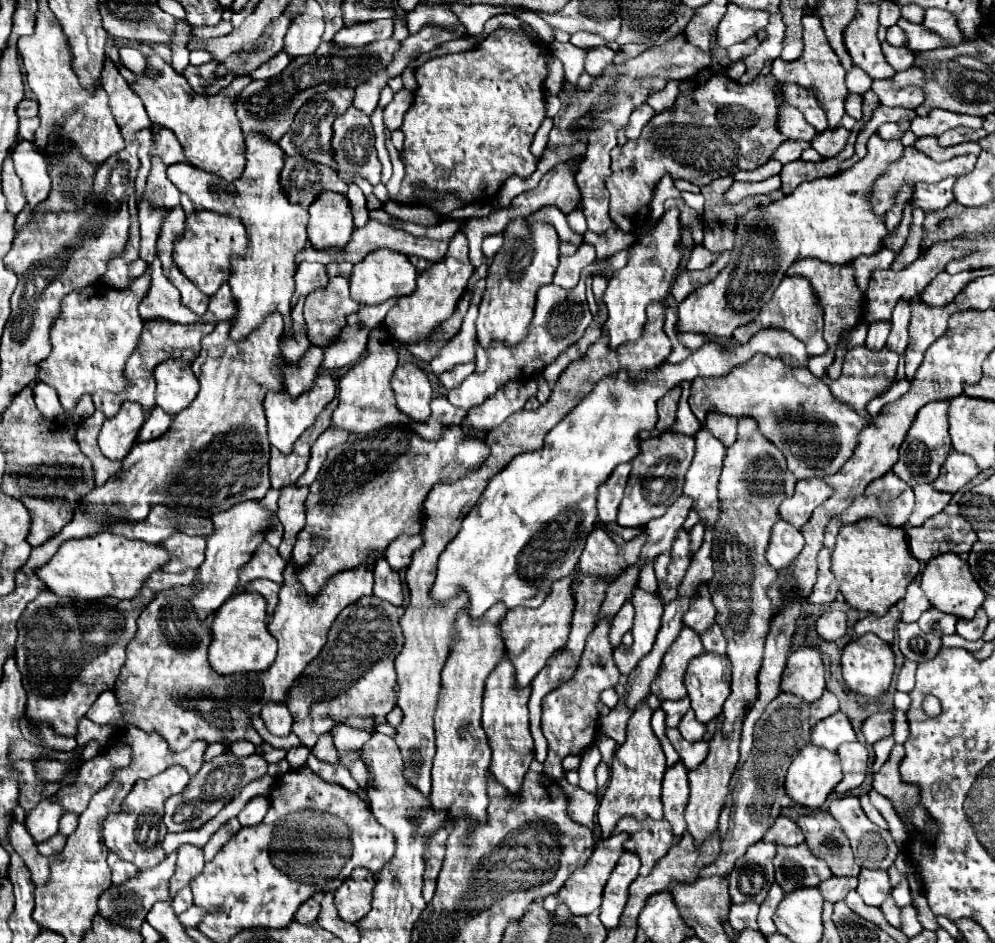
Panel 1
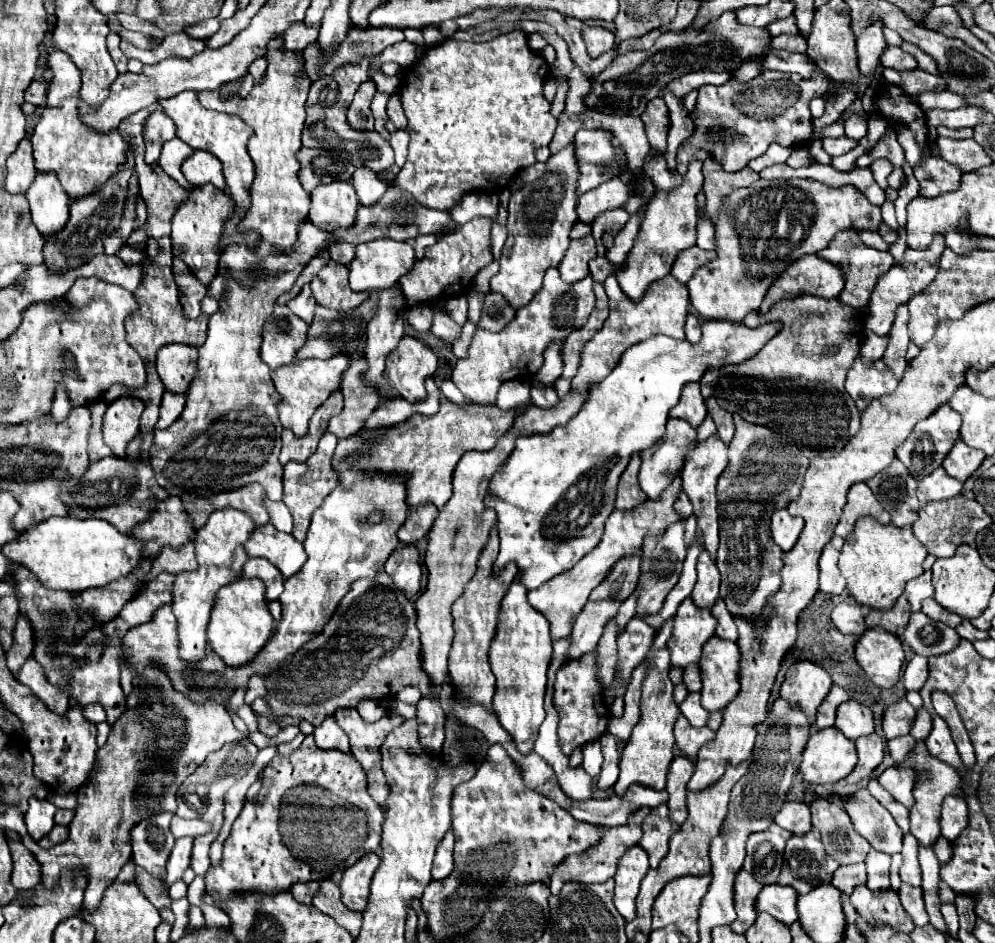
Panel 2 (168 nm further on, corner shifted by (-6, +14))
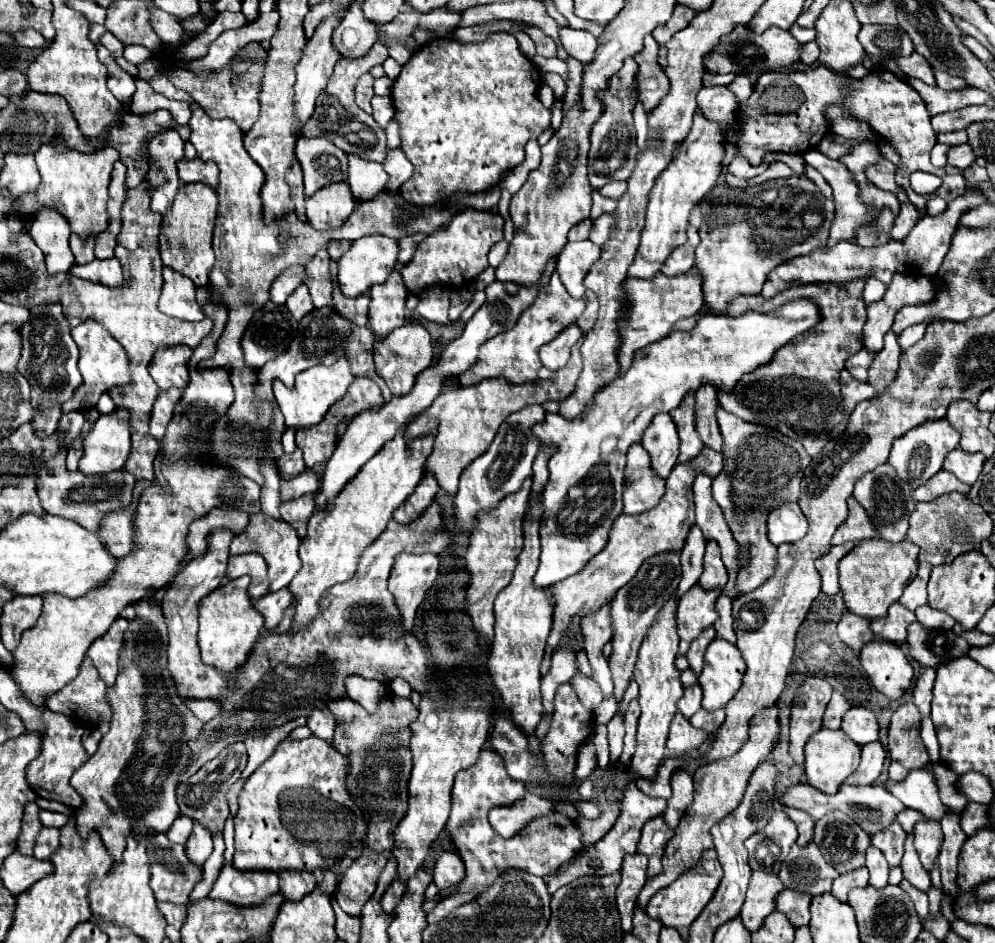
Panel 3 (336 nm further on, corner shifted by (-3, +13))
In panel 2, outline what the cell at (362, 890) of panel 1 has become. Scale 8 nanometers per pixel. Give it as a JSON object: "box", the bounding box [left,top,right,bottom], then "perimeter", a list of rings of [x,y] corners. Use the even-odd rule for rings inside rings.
{"box":[340,852,380,912],"perimeter":[[[370,852],[370,854],[364,854],[364,858],[360,858],[354,866],[350,866],[344,872],[340,890],[342,890],[342,902],[346,904],[346,908],[356,912],[364,910],[370,894],[370,882],[378,864],[380,864],[380,856]]]}

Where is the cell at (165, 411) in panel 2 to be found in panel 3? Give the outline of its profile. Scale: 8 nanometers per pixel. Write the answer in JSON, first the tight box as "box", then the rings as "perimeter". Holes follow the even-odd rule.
{"box":[149,387,181,439],"perimeter":[[[173,387],[169,391],[159,391],[159,397],[151,411],[151,425],[149,425],[149,433],[155,439],[163,439],[165,429],[167,429],[169,421],[173,419],[177,403],[181,403],[181,391],[177,387]]]}

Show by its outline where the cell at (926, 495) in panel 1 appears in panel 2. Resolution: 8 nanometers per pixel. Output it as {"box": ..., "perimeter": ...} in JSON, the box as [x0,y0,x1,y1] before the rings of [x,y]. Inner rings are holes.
{"box":[918,466,962,502],"perimeter":[[[940,466],[930,474],[928,478],[922,478],[918,482],[918,500],[920,502],[930,502],[930,500],[946,500],[962,492],[962,482],[948,476],[946,470]]]}

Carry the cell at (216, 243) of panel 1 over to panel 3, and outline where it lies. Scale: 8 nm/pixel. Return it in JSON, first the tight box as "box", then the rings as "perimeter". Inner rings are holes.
{"box":[159,183,219,287],"perimeter":[[[187,183],[179,187],[171,211],[163,217],[161,223],[163,227],[159,235],[159,253],[163,265],[189,277],[197,287],[205,287],[209,283],[209,271],[213,269],[215,263],[215,255],[211,249],[211,235],[217,213],[219,213],[217,191],[205,183]]]}

